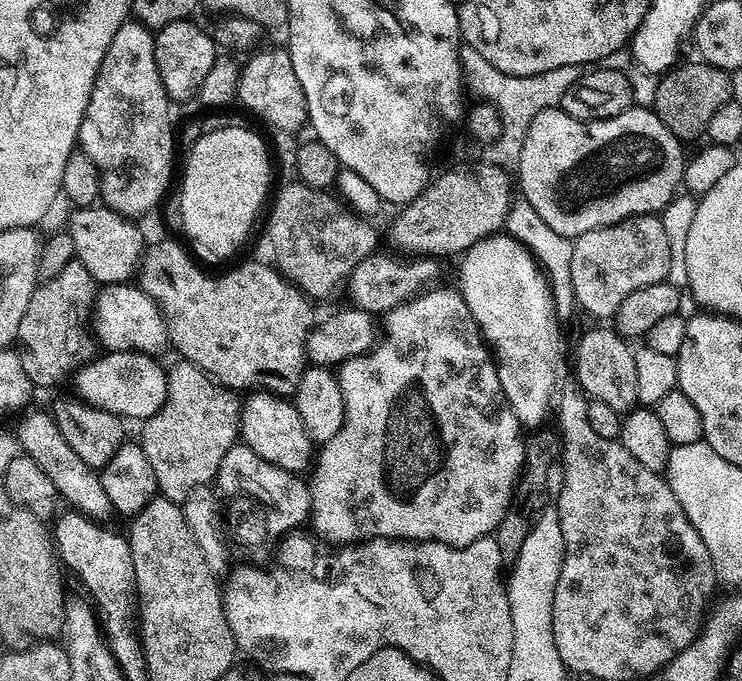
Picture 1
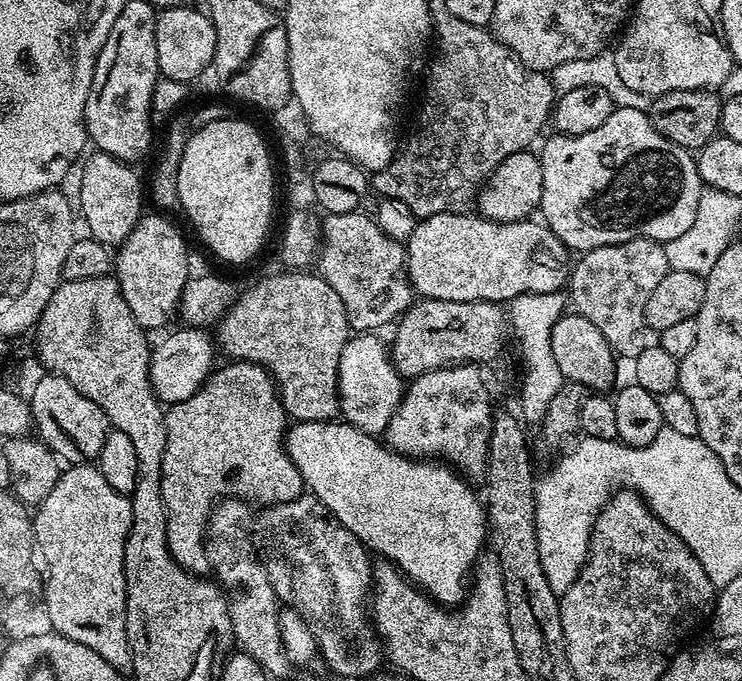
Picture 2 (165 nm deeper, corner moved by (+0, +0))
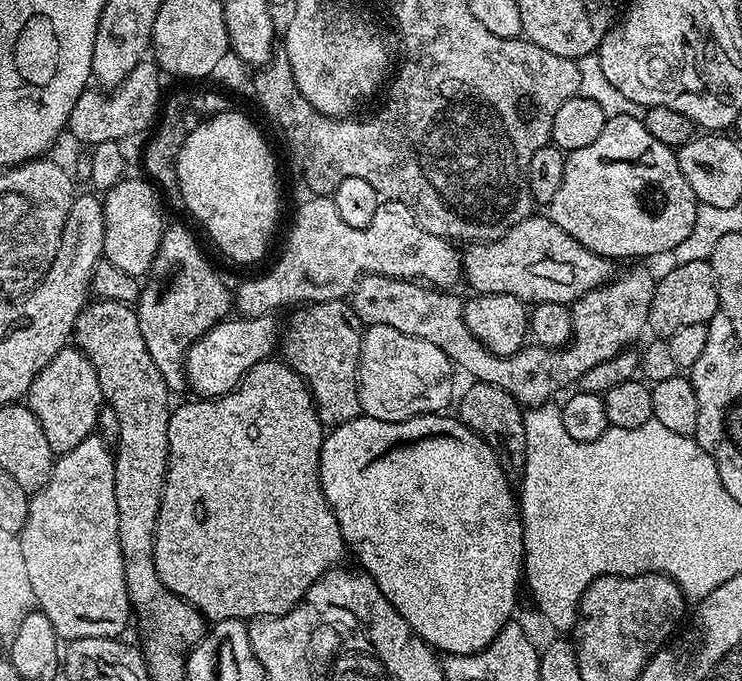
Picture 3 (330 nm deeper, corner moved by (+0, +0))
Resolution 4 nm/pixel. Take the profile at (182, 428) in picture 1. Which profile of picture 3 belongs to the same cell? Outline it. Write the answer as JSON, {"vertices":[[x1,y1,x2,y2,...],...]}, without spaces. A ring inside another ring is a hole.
{"vertices":[[269,358,258,362,241,378,233,392,215,398,192,398,189,404,175,405,168,423,168,473,164,475,164,493,158,510,156,537,154,542,154,566,158,570,158,578,171,591,173,596,182,598,193,604,204,616,205,621,242,620,251,622,260,617,260,520,266,528,266,536,270,544,280,552,276,556,276,566,284,574,284,582,274,596,274,610,262,610,262,616,281,616,286,614,307,597,310,586,322,579,330,569,337,567,346,556,346,545,342,538,342,530,338,526,338,518,334,518,334,510,330,502,326,502,326,494,320,485,320,451,326,435,326,429,316,413,316,404,312,401,312,391,306,381,298,375,283,359]]}

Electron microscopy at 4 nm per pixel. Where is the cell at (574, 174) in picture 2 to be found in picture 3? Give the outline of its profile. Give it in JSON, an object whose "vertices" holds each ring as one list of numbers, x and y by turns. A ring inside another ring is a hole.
{"vertices":[[609,116,597,140,565,155,562,186,547,204,546,215,586,250,619,262,627,256,647,258,678,246,694,230,697,207,690,182,678,170,676,152,658,142,646,130,643,119],[648,184,664,184,668,188,668,232,660,232,664,220,648,216,640,208,640,200,636,200,636,192,648,188]]}

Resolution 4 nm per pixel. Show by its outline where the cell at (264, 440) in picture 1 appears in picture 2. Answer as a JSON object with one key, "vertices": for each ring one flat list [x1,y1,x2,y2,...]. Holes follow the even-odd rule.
{"vertices":[[301,420,293,423,286,432,286,447,288,457,294,462,294,466,302,474,306,486,314,490,316,499,323,507,331,512,340,525,346,526,352,535,361,544,373,553,381,552,385,561,391,562,404,573,407,579,411,580,421,592,432,597,441,606,456,606,465,599,466,581,469,579,472,565,475,564,477,556,480,555,486,544,486,508,478,497,472,493,472,488,465,477,457,474,449,465,443,462,429,462,424,458,409,458,392,451,387,443,381,442,375,436,368,436,362,430,358,430,352,424,343,422,329,422,327,420]]}

